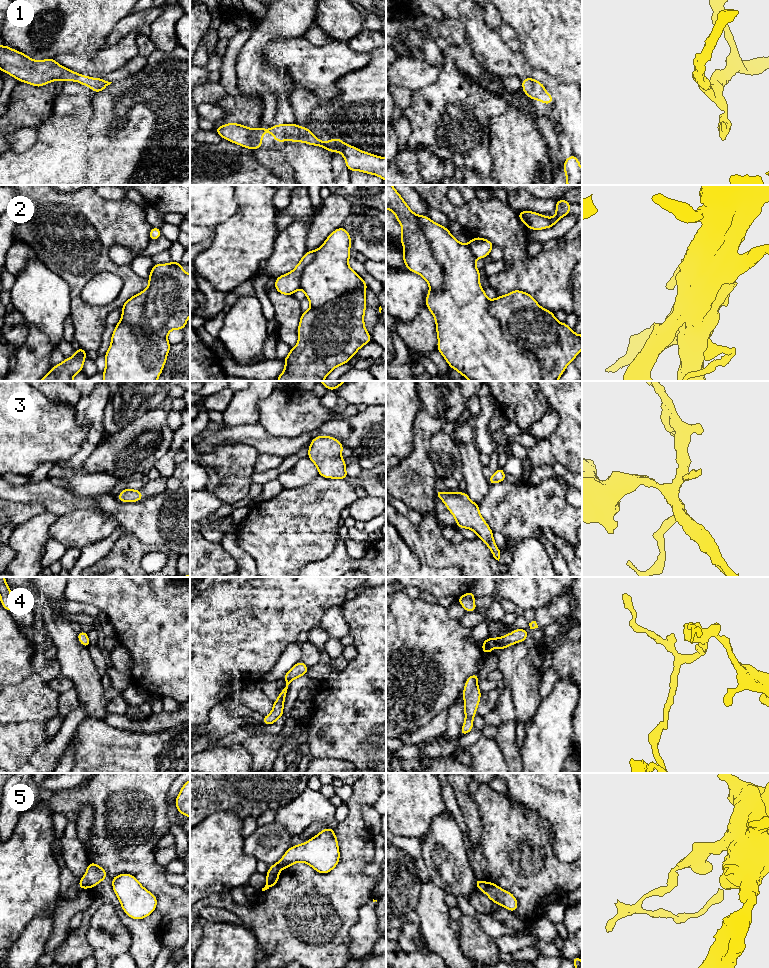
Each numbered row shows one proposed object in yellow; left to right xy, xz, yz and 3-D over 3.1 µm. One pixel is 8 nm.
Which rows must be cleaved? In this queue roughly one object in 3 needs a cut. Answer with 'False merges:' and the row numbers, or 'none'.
False merges: 2, 5

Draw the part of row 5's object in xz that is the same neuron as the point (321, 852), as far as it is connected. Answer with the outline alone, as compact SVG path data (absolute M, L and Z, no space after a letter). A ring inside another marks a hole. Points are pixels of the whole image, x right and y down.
M326 828L307 842L290 847L276 863L279 870L305 862L318 873L327 874L340 860L339 846L333 828Z

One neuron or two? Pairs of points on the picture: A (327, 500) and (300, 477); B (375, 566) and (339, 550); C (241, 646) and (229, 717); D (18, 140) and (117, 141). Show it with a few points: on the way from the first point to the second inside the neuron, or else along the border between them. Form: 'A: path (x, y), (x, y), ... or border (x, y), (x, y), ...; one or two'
A: border (318, 475), (301, 486), (284, 488); two
B: path (366, 564), (351, 564), (346, 559); one
C: border (230, 699), (220, 701), (210, 713); two
D: border (38, 128), (36, 140), (27, 149), (16, 153); two

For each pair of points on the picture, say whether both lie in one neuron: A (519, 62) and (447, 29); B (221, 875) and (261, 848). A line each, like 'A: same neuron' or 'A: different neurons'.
A: different neurons
B: different neurons

